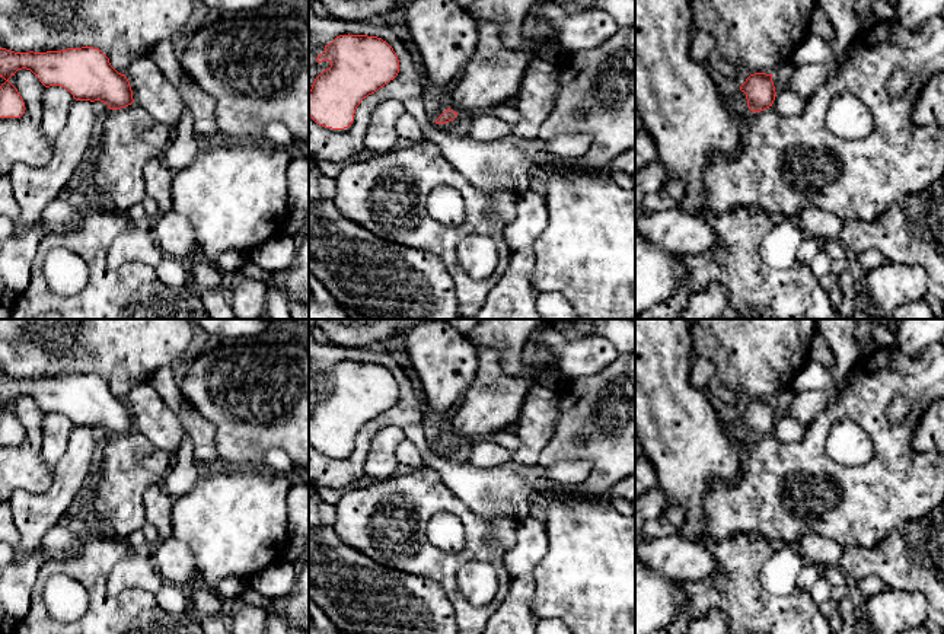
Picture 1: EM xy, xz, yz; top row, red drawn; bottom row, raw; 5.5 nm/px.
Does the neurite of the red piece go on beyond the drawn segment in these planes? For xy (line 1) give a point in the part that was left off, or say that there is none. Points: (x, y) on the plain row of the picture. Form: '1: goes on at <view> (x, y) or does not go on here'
1: does not go on here

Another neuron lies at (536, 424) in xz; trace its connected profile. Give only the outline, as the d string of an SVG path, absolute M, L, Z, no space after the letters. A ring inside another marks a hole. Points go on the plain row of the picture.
M533 385L529 388L514 427L520 447L513 452L513 461L522 466L536 466L540 452L555 434L559 411L556 388Z

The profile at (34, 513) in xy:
M76 427L45 493L17 490L10 498L13 522L22 538L15 557L28 557L42 544L42 533L58 525L89 477L95 442L90 427Z

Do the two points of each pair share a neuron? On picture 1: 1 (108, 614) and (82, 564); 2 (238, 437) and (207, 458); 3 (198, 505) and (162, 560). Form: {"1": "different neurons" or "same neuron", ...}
{"1": "same neuron", "2": "different neurons", "3": "different neurons"}

